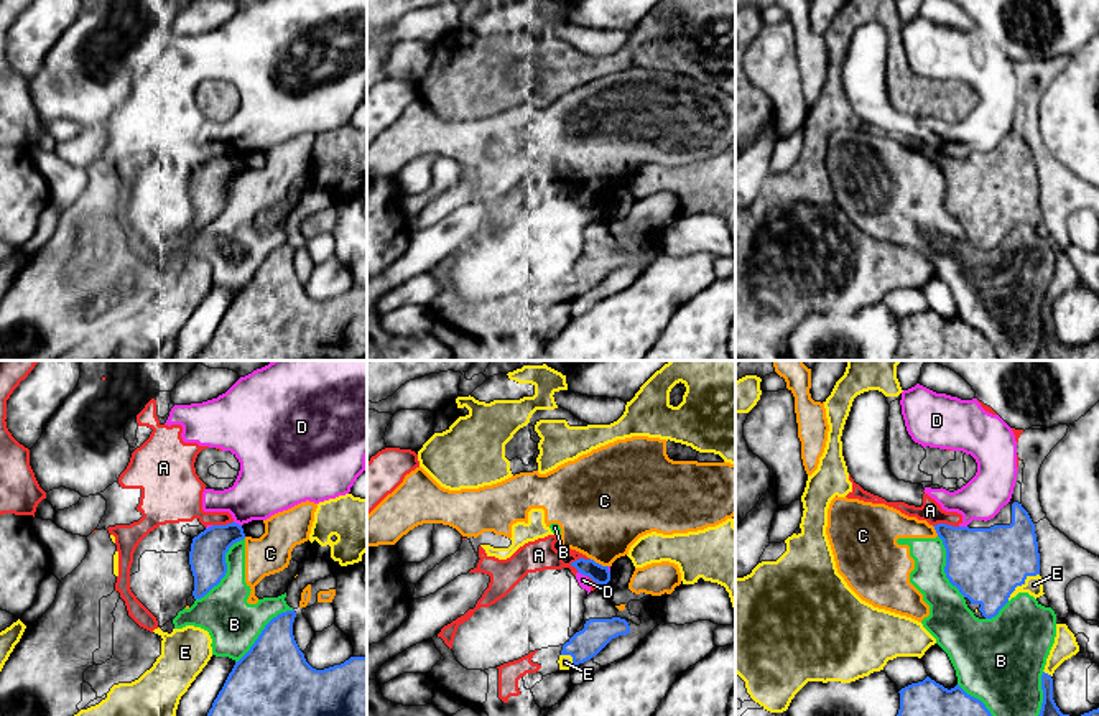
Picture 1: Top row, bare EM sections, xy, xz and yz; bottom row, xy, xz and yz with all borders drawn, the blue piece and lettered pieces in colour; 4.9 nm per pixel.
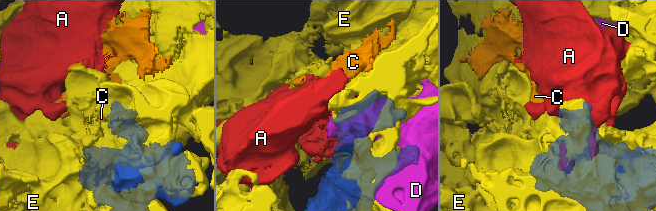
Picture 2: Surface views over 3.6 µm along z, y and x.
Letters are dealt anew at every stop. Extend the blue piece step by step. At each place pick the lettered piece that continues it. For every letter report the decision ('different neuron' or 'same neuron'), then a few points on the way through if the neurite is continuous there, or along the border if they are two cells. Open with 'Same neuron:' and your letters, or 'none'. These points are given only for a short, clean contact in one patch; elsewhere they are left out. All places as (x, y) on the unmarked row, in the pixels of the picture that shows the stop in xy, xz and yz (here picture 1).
Same neuron: E
A: different neuron; border along xz (589, 190), (576, 190), (570, 196)
B: different neuron
C: different neuron
D: different neuron; border along xz (578, 203), (586, 208)
E: same neuron

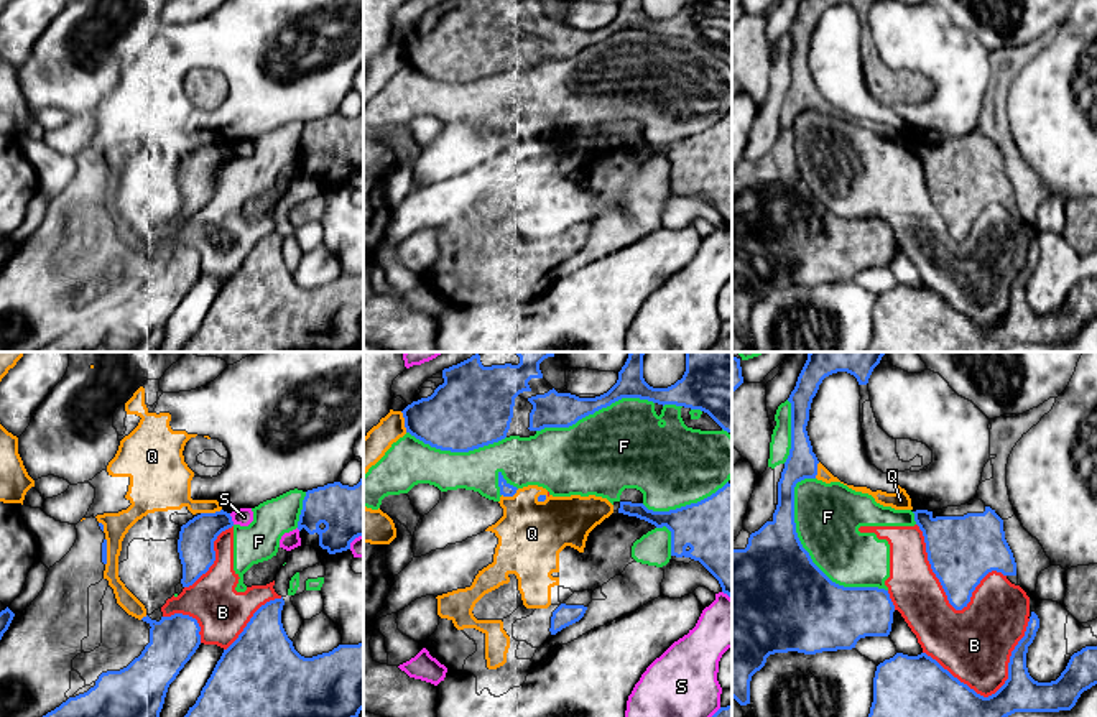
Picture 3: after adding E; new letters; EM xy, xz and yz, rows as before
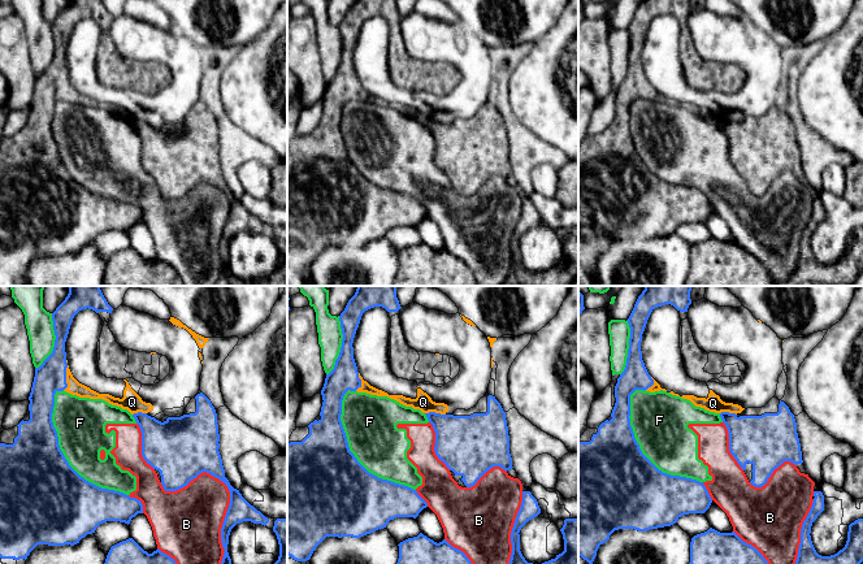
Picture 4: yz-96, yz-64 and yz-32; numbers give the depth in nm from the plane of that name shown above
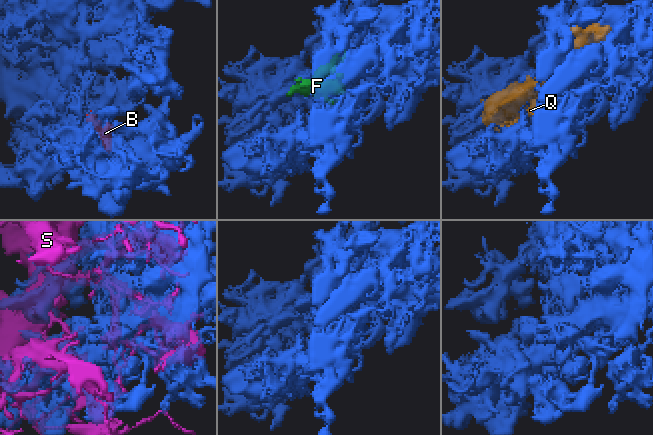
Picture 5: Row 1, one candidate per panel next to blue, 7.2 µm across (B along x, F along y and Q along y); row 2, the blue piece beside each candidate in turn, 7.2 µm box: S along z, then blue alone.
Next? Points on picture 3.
Same neuron: none
B: different neuron
F: different neuron
Q: different neuron
S: different neuron

